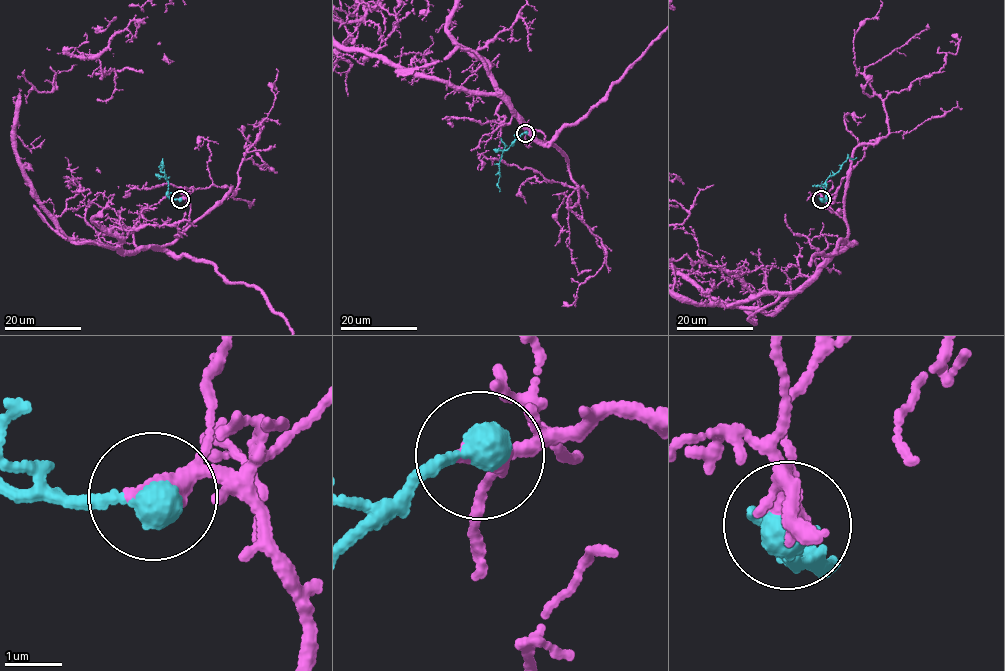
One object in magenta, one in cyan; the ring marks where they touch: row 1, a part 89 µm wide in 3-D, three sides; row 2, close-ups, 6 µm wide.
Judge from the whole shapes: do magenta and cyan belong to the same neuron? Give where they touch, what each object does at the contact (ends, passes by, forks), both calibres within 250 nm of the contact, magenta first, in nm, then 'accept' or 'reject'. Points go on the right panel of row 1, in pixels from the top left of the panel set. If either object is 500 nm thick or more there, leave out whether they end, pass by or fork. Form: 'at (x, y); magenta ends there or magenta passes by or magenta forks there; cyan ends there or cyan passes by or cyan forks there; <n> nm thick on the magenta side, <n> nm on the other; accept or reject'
at (821, 199); 280 nm thick on the magenta side, 550 nm on the other; accept

